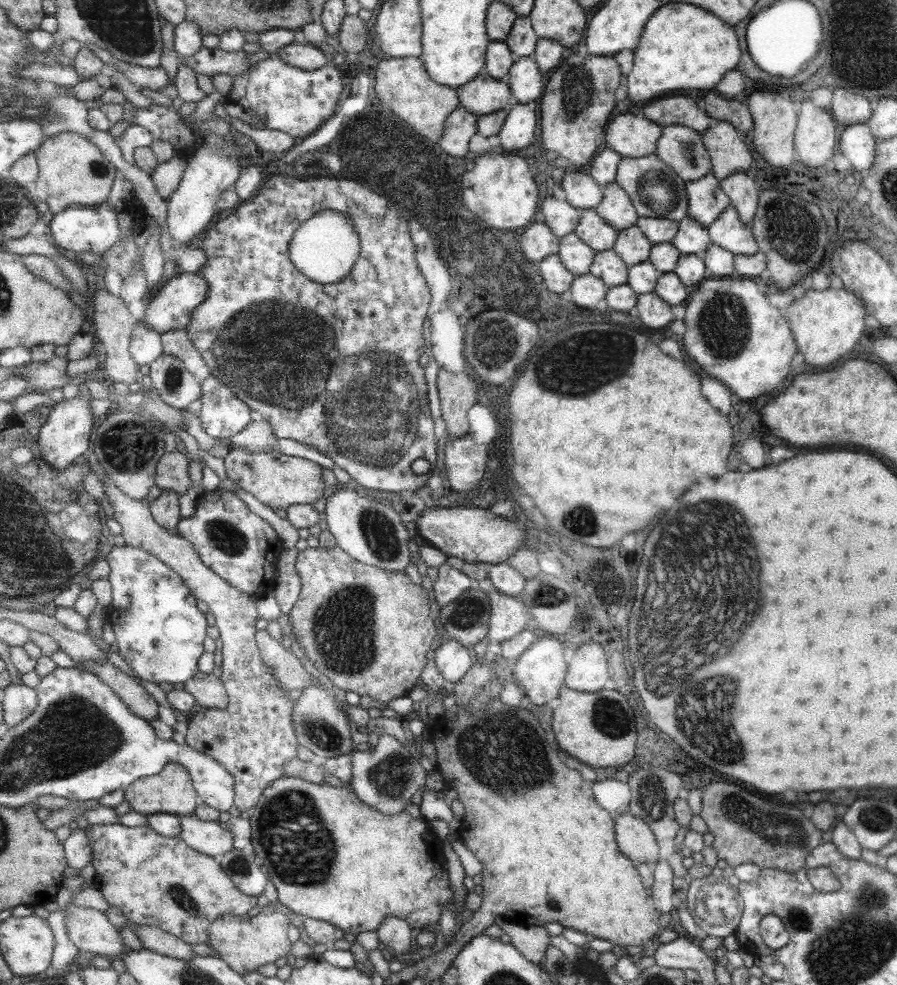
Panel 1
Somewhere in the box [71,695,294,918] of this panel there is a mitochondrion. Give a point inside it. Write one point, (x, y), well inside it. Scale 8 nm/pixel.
(185, 901)

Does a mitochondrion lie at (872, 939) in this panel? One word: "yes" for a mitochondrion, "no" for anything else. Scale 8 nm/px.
yes

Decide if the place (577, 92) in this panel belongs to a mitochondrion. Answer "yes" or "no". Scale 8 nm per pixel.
yes

